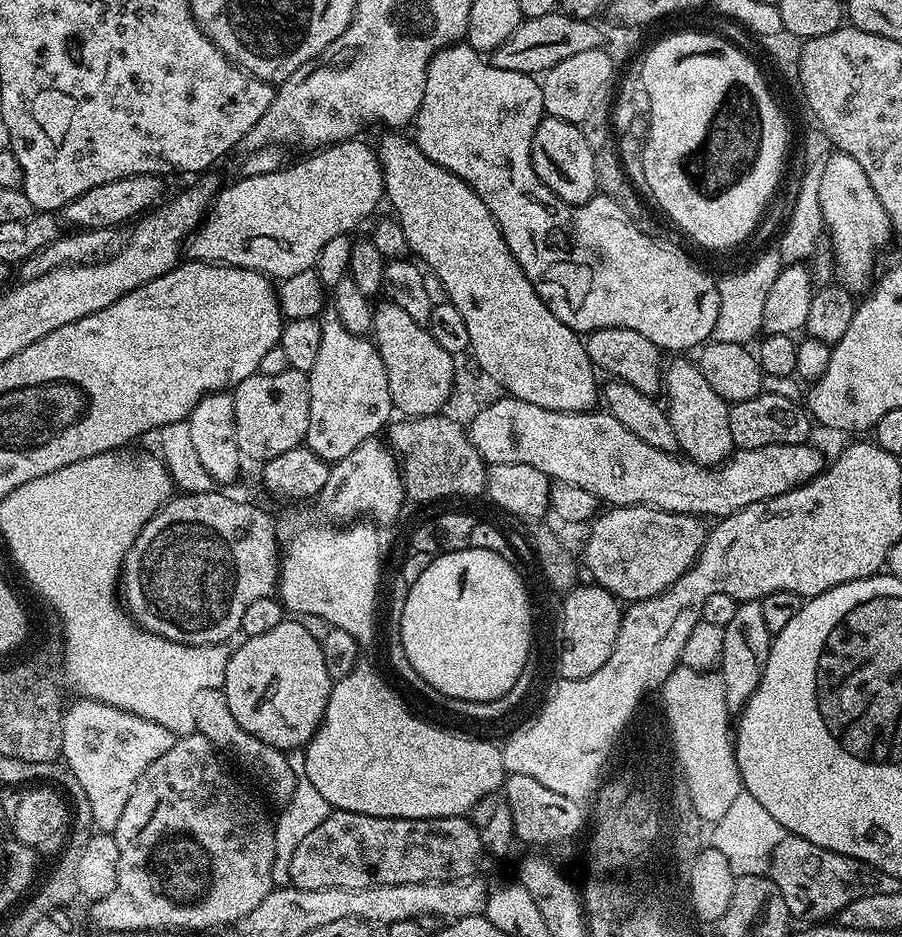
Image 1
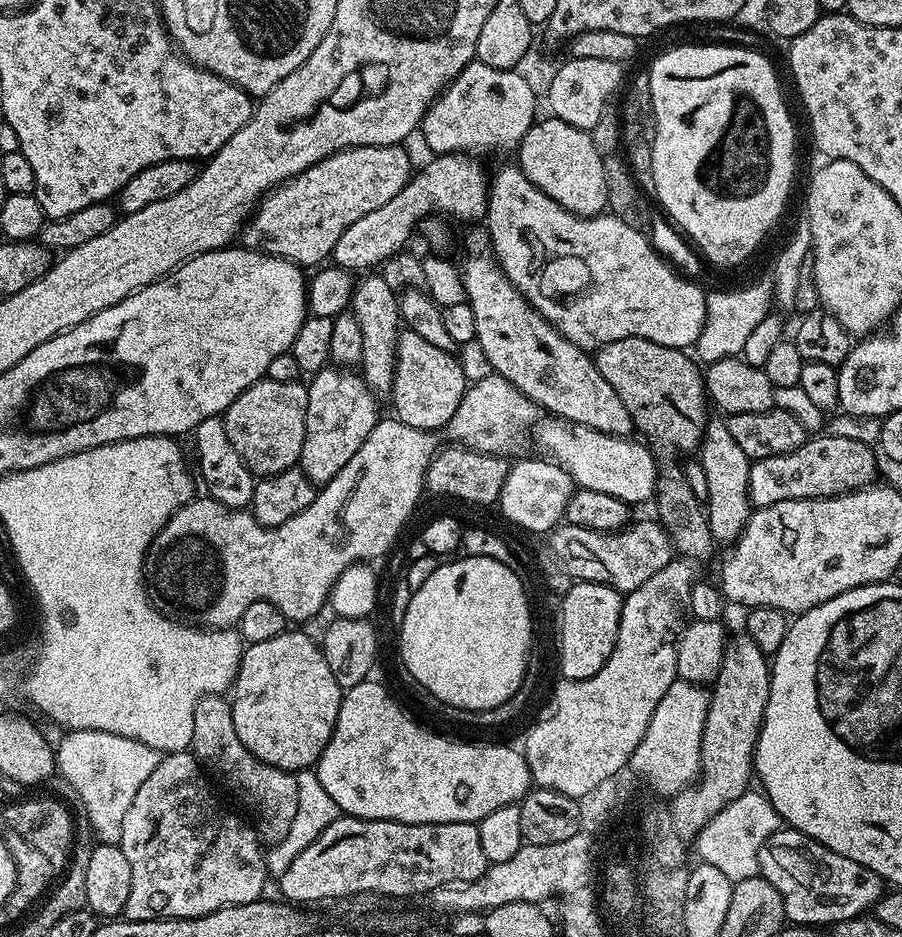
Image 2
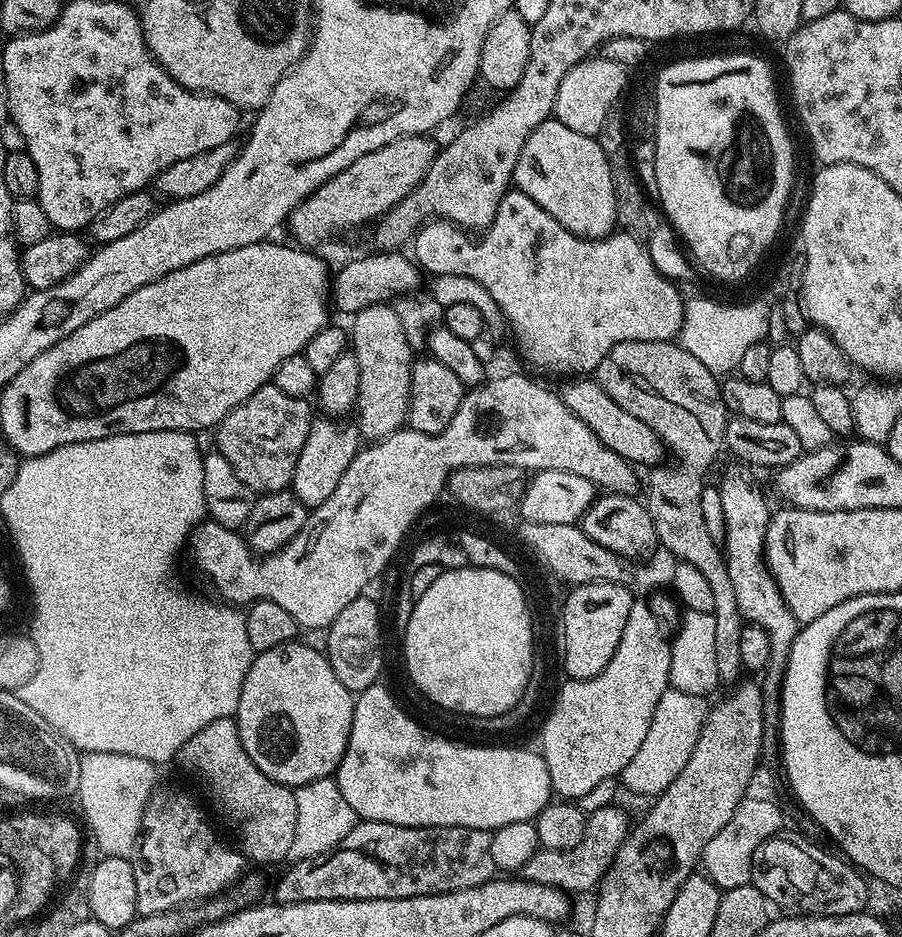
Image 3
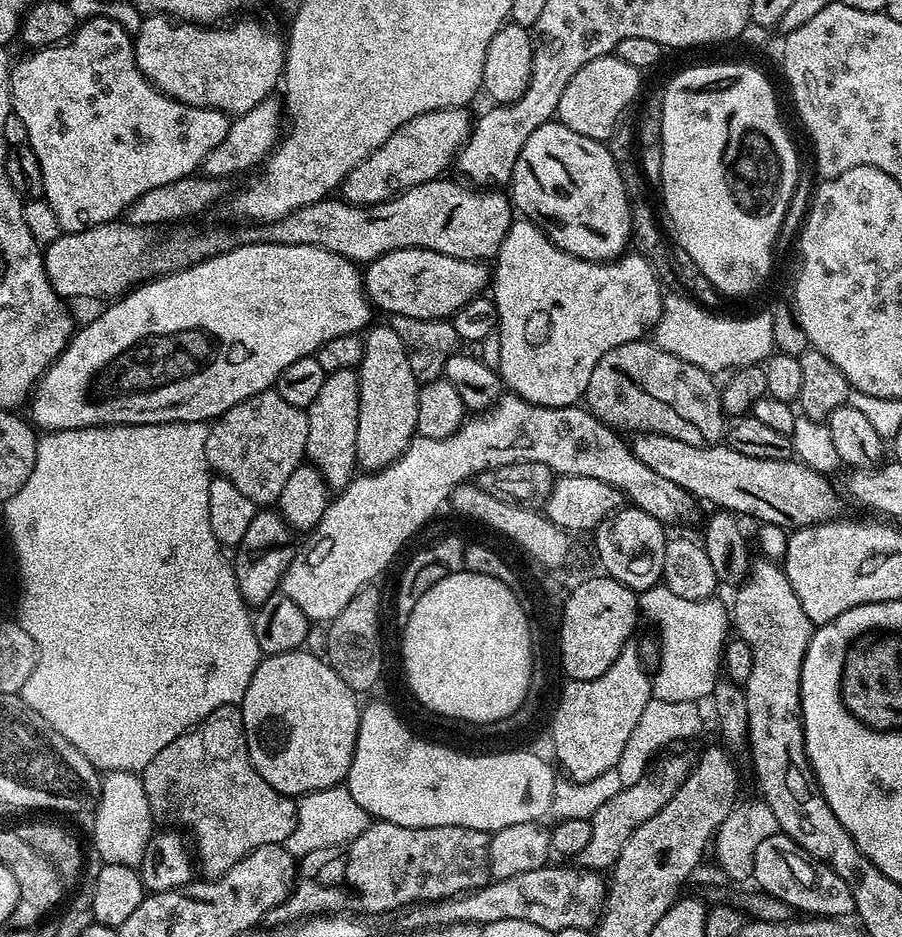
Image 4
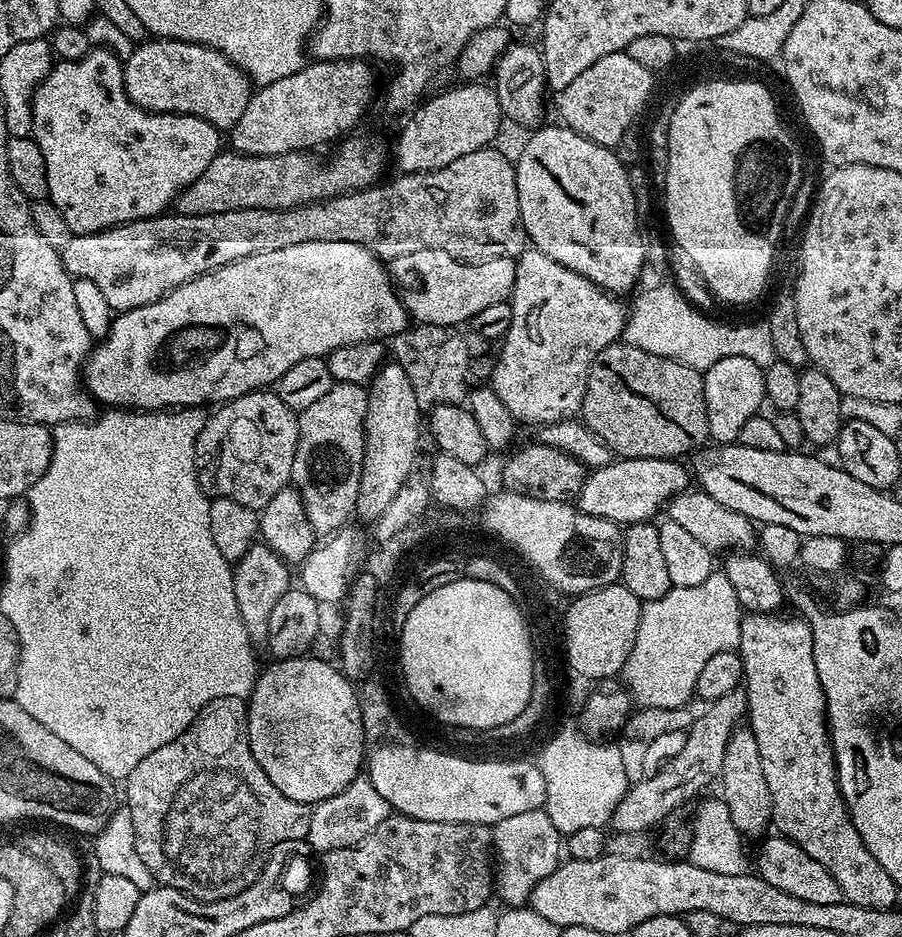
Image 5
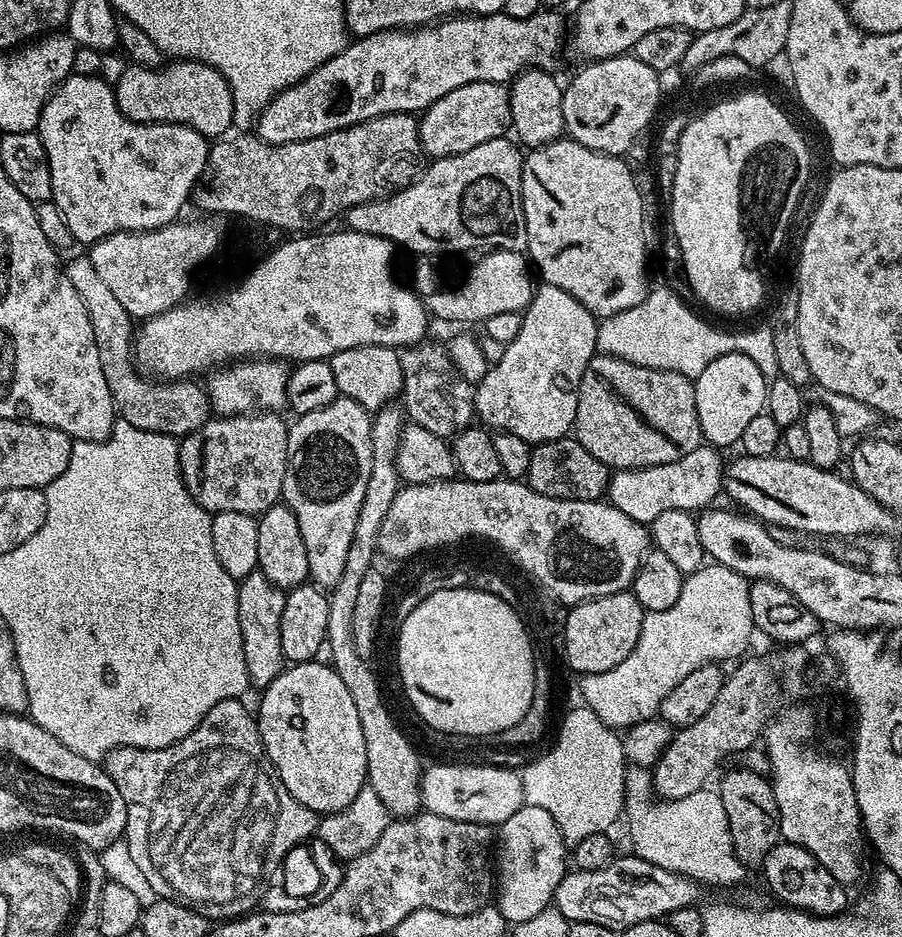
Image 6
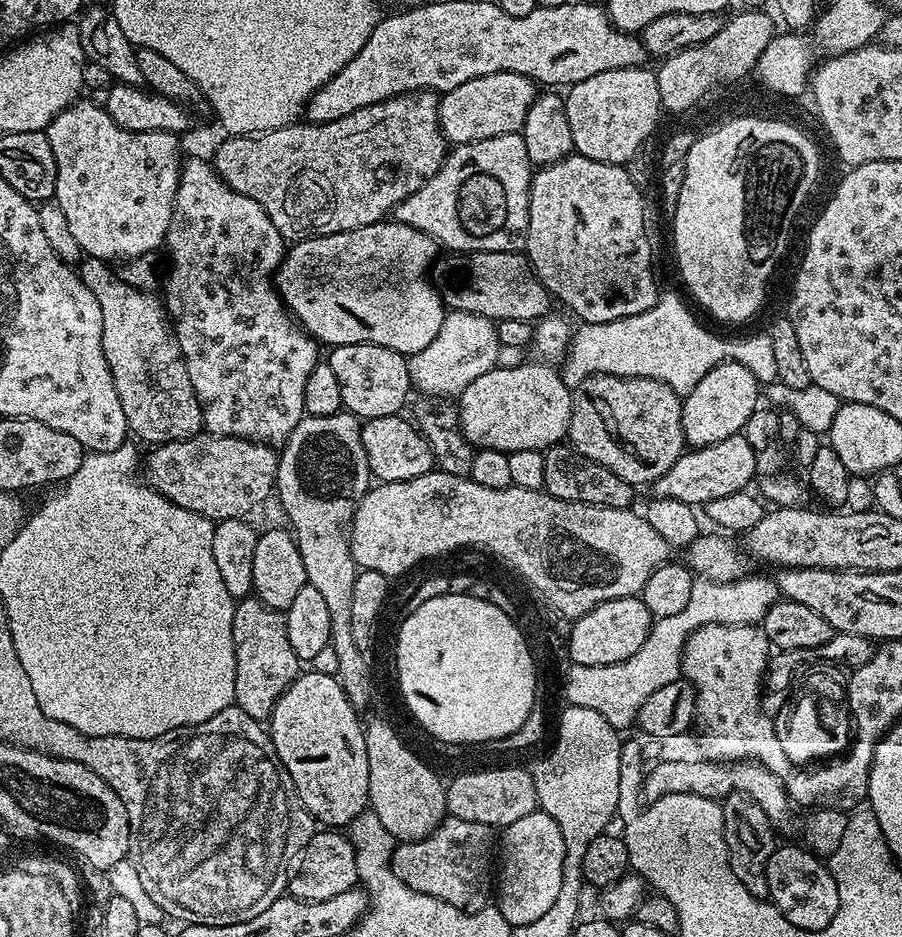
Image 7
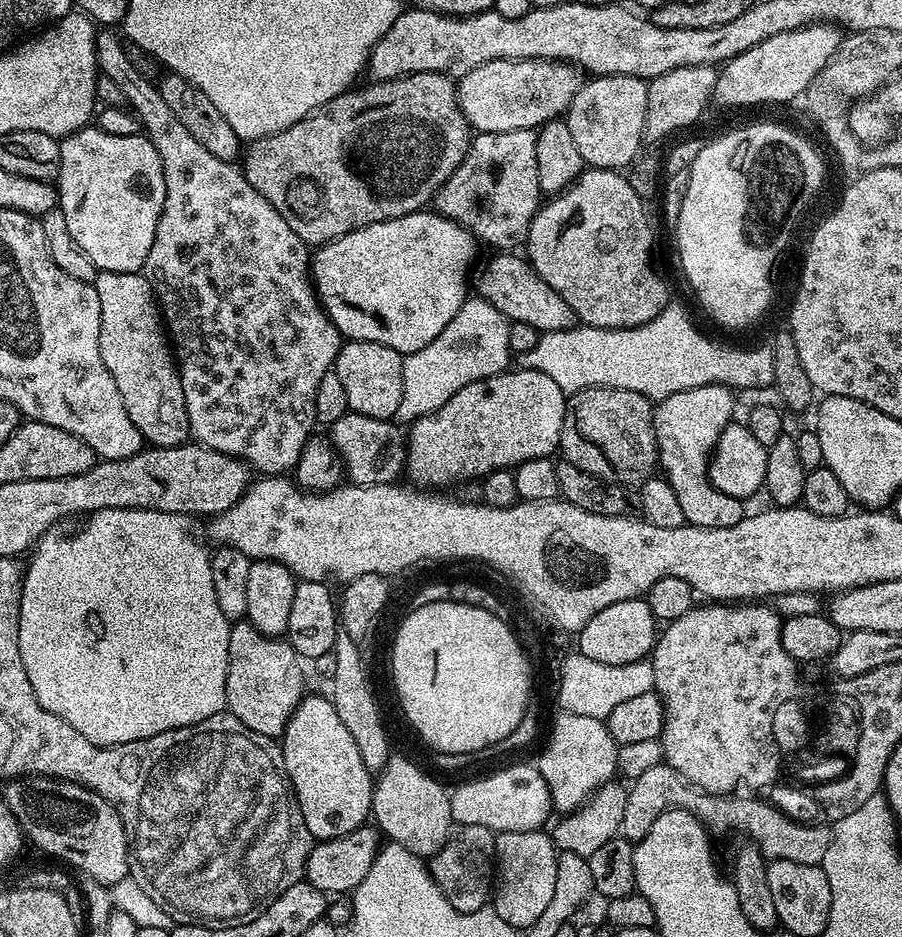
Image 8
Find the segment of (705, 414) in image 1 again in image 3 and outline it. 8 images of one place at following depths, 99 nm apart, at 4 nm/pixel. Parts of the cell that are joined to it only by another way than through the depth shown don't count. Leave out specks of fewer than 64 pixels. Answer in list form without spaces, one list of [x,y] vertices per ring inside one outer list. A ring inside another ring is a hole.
[[[732,462],[725,470],[724,477],[718,480],[722,511],[725,514],[722,553],[730,574],[730,586],[734,586],[734,598],[738,602],[740,615],[747,623],[768,632],[772,657],[763,677],[765,680],[762,680],[762,689],[765,697],[772,698],[780,691],[784,666],[788,662],[792,644],[796,641],[798,621],[794,618],[790,606],[786,606],[764,560],[764,535],[768,529],[770,507],[768,508],[767,502],[764,501],[759,486],[752,481],[751,474],[753,475],[745,465]]]

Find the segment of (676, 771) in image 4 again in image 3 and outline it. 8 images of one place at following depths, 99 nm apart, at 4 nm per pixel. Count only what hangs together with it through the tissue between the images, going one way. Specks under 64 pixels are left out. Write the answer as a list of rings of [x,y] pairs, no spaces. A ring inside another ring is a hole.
[[[609,806],[587,813],[587,817],[586,834],[582,838],[582,842],[578,842],[578,846],[574,846],[570,850],[540,848],[524,863],[523,879],[530,882],[542,882],[542,886],[554,886],[569,894],[588,891],[591,893],[599,885],[606,870],[612,864],[616,851],[628,837],[630,831],[630,819],[628,820],[628,818],[630,816],[623,807]]]

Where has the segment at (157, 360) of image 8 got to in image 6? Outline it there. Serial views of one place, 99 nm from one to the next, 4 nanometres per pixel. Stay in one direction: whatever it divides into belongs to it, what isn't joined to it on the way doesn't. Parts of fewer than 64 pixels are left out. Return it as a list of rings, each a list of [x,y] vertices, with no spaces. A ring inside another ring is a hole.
[[[80,254],[76,256],[72,261],[63,265],[66,278],[70,278],[71,284],[74,286],[74,290],[78,290],[78,298],[82,298],[82,302],[86,306],[86,314],[90,314],[90,326],[94,326],[94,343],[98,346],[98,359],[102,362],[102,374],[106,374],[106,386],[110,386],[110,394],[114,398],[116,403],[116,410],[119,419],[130,422],[130,426],[138,426],[138,430],[150,430],[154,434],[170,434],[177,438],[183,438],[189,436],[194,430],[198,430],[207,420],[213,415],[212,405],[208,402],[208,393],[203,387],[200,388],[196,385],[196,382],[191,382],[189,379],[173,380],[171,382],[157,382],[155,379],[149,378],[147,375],[141,374],[138,371],[137,365],[134,363],[134,321],[130,314],[126,314],[126,310],[122,310],[122,305],[118,303],[118,298],[114,298],[114,294],[108,287],[102,282],[102,277],[94,270],[94,262],[90,262],[90,258],[86,254]]]

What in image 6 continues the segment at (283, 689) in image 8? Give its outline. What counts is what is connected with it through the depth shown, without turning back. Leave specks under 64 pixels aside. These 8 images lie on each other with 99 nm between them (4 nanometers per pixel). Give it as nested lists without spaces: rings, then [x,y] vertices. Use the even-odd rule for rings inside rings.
[[[260,571],[251,572],[239,581],[238,626],[242,626],[242,654],[246,654],[246,674],[253,689],[263,690],[283,672],[286,661],[282,654],[282,610],[286,606],[285,589],[274,586]]]

